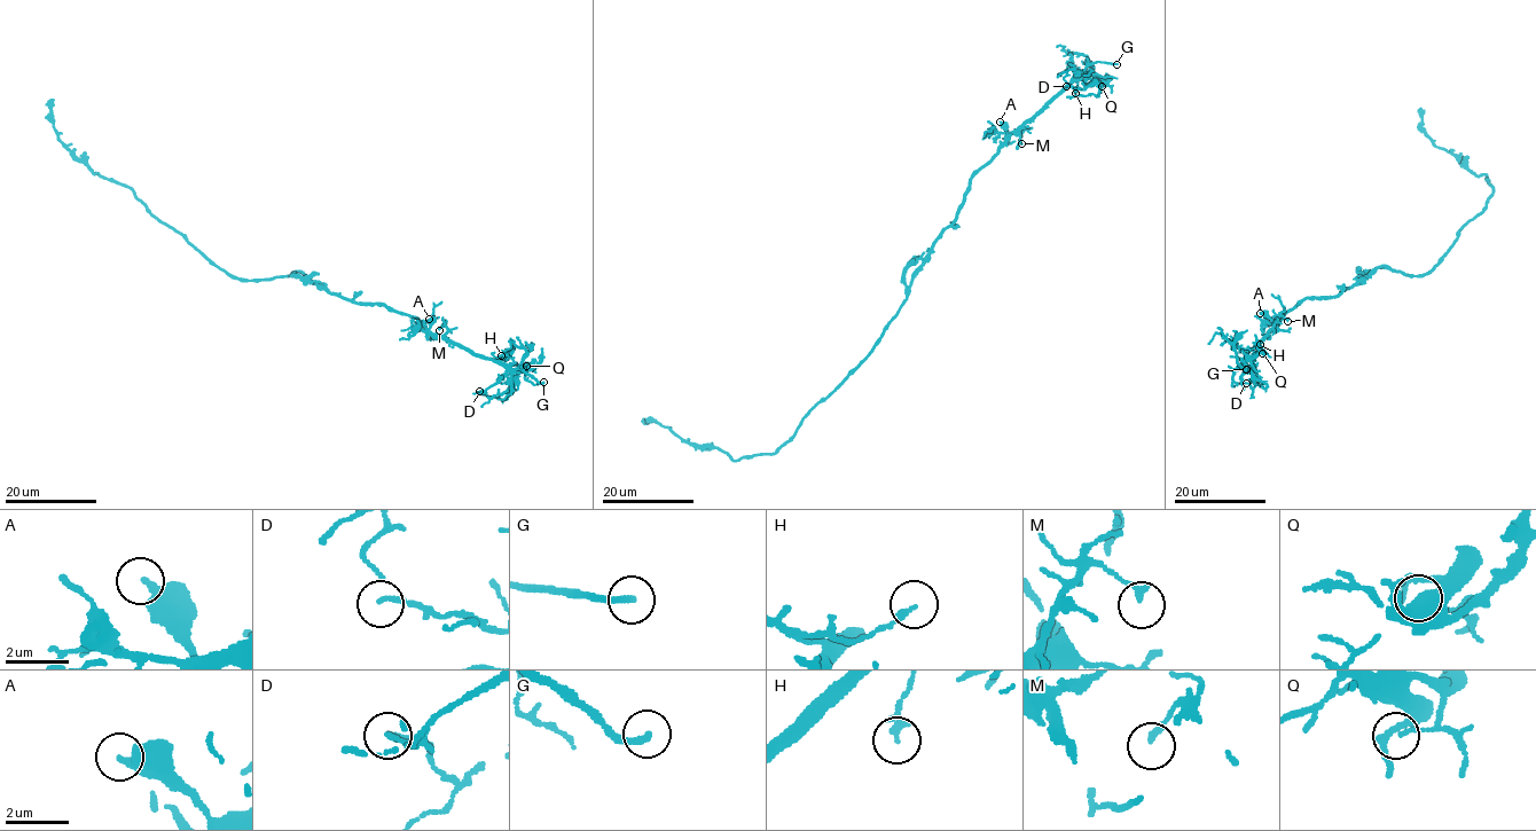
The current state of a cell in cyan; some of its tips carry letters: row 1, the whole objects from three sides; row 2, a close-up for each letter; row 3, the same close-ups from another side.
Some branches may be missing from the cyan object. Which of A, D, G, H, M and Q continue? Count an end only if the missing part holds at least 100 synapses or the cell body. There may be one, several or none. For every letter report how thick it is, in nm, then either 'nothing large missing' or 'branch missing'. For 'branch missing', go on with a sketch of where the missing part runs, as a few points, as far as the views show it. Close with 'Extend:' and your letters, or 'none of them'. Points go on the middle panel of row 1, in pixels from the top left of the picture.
A: calibre 360 nm; nothing large missing
D: calibre 110 nm; nothing large missing
G: calibre 240 nm; branch missing
H: calibre 240 nm; nothing large missing
M: calibre 180 nm; nothing large missing
Q: calibre 110 nm; nothing large missing
Extend: G

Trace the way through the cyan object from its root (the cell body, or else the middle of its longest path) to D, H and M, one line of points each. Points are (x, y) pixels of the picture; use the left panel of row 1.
D: (284, 276), (298, 271), (355, 304), (414, 316), (510, 373), (514, 384), (502, 393), (479, 391)
H: (284, 276), (304, 273), (355, 304), (378, 303), (414, 316), (432, 332), (476, 354), (507, 359), (501, 355)
M: (284, 276), (304, 273), (355, 304), (384, 305), (414, 316), (439, 336), (447, 331), (443, 323), (439, 330)

